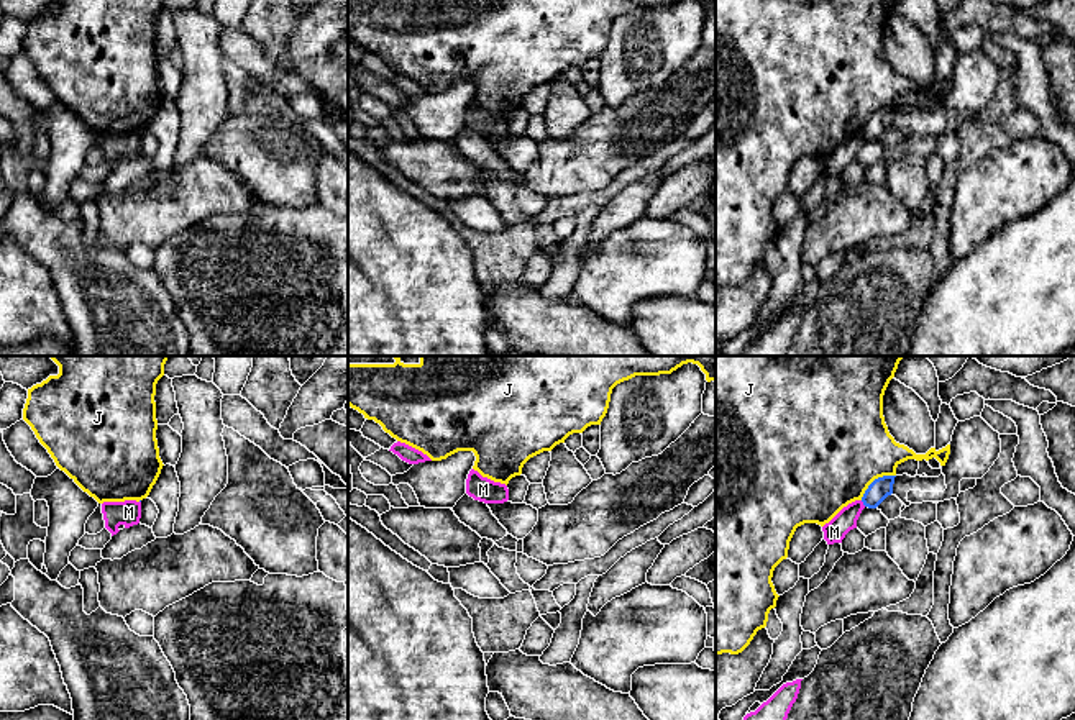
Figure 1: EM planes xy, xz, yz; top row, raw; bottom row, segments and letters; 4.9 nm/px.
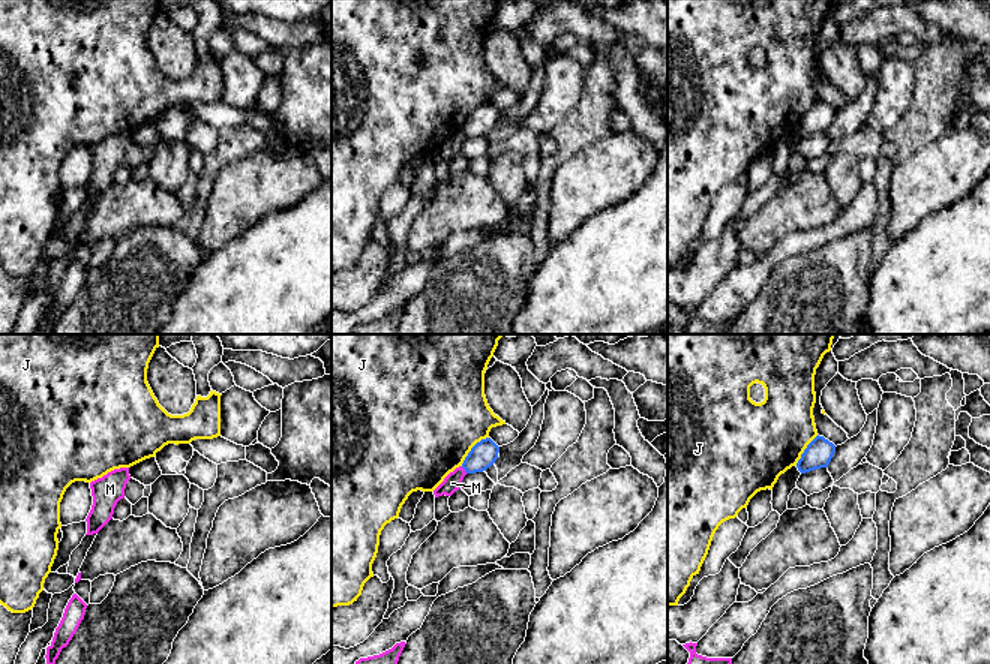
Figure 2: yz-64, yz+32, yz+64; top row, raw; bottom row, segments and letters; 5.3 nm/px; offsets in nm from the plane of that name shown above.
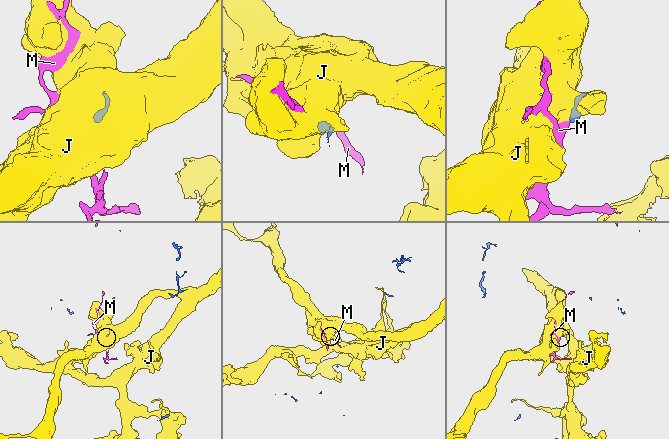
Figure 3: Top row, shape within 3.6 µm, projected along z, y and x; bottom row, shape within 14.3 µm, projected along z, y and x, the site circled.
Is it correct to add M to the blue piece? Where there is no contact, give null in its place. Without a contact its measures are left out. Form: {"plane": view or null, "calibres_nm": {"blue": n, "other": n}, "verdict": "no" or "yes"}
{"plane": "yz", "calibres_nm": {"blue": 100, "other": 110}, "verdict": "no"}

